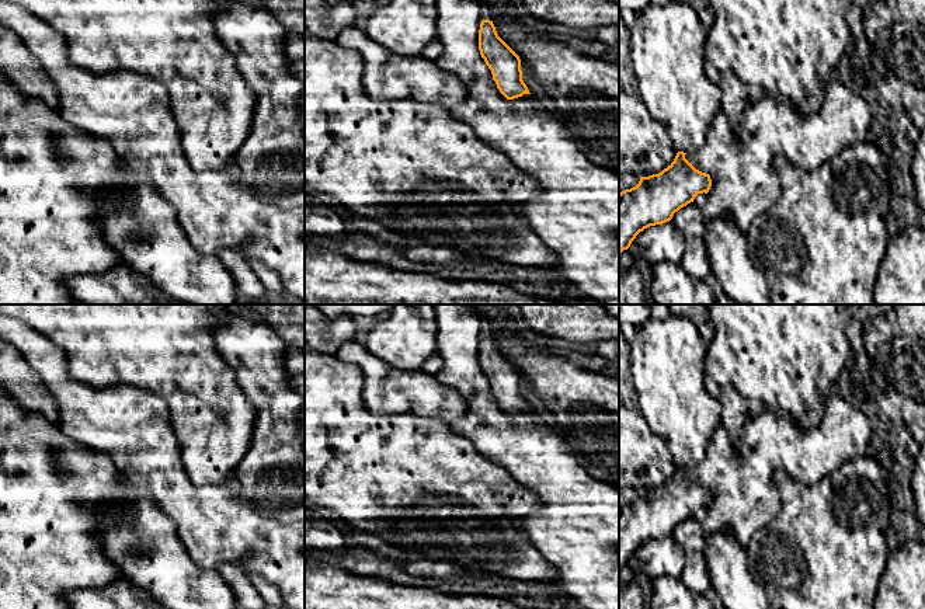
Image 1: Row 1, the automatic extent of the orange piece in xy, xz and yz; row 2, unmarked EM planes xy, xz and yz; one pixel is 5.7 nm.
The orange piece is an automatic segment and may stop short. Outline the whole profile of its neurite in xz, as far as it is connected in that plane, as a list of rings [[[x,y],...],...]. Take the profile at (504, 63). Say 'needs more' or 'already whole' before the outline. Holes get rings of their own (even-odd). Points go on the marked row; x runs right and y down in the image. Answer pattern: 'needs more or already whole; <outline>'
needs more; [[[490,20],[480,24],[479,51],[491,70],[497,88],[507,100],[517,102],[533,98],[522,80],[519,56],[498,36]]]

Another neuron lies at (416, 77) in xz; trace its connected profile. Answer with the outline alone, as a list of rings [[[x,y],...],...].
[[[357,25],[342,29],[337,42],[357,51],[364,59],[365,94],[375,101],[415,100],[452,107],[467,98],[467,90],[460,79],[442,70],[435,62],[422,55],[399,55],[371,39]]]

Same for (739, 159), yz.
[[[834,73],[825,81],[824,102],[814,114],[803,115],[787,100],[764,95],[748,102],[740,122],[733,125],[720,107],[707,132],[706,143],[696,152],[685,154],[696,170],[709,174],[712,180],[707,203],[702,209],[705,222],[714,222],[727,213],[745,234],[752,222],[780,196],[780,184],[773,168],[778,154],[783,154],[797,168],[818,170],[834,161],[845,147],[870,140],[874,122],[874,105],[846,87]]]

